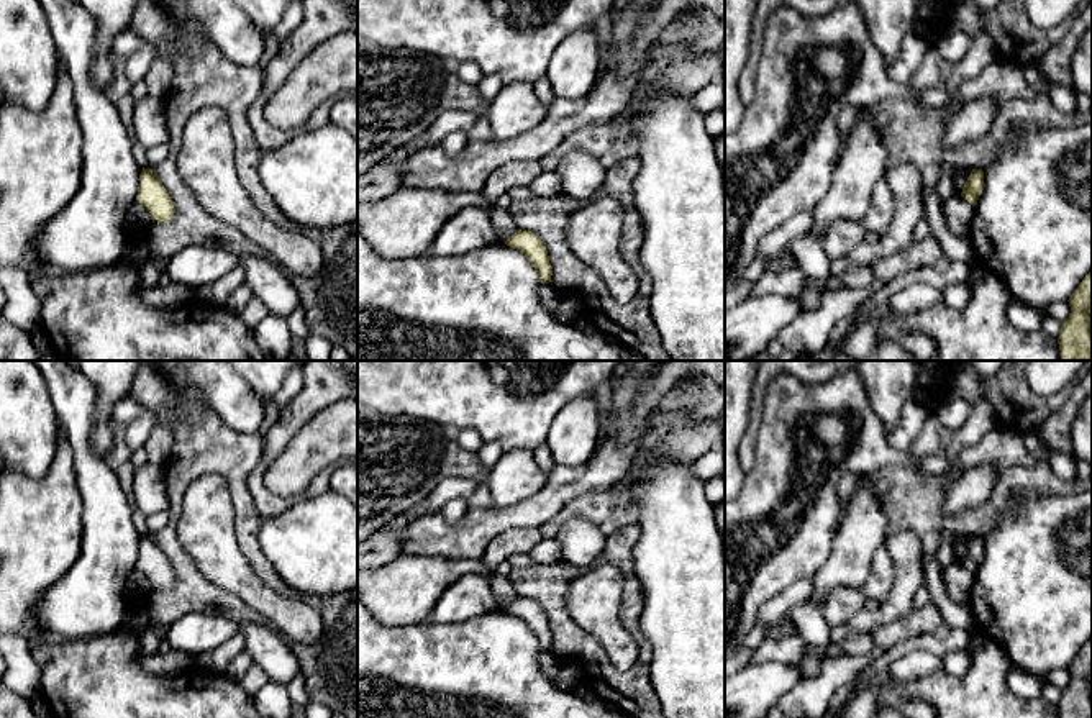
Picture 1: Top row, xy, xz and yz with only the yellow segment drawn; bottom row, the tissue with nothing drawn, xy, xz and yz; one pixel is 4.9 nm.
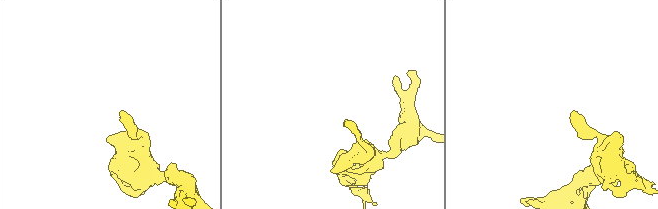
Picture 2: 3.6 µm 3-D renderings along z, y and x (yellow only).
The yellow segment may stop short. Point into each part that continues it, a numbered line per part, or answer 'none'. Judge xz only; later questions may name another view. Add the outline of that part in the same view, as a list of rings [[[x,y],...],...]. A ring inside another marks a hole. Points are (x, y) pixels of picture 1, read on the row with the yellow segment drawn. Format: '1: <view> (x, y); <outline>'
none

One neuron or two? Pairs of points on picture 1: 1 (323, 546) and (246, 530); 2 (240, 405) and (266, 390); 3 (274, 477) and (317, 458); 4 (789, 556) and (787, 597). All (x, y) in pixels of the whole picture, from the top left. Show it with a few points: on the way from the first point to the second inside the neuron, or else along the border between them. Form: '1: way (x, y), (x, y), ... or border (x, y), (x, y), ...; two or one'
1: border (261, 520), (259, 548), (274, 569); two
2: border (241, 377), (264, 400); two
3: way (284, 477), (307, 458); one
4: border (812, 576), (799, 579), (773, 597), (758, 615); two

